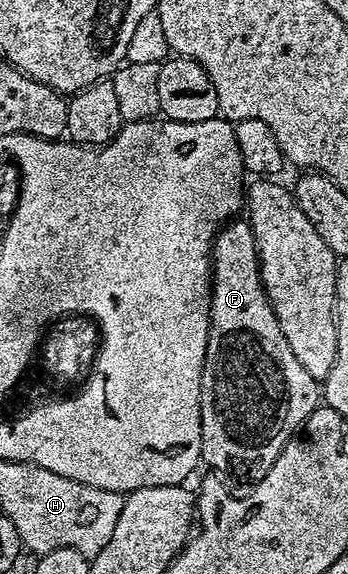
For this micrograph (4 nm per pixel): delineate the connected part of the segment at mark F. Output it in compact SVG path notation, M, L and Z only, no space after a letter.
M231 220L219 230L210 247L210 327L208 328L208 344L204 356L204 368L202 369L202 391L200 392L200 412L202 413L202 457L203 463L210 465L209 469L223 479L231 478L234 482L243 482L246 488L258 485L264 476L268 476L268 468L276 464L276 456L280 456L282 449L289 444L290 439L295 437L305 426L308 416L320 405L320 384L317 379L308 376L292 356L292 348L288 348L288 340L284 340L284 332L280 332L280 324L274 315L274 307L266 296L266 290L262 287L262 273L258 268L258 249L254 240L254 233L249 222L245 220Z

